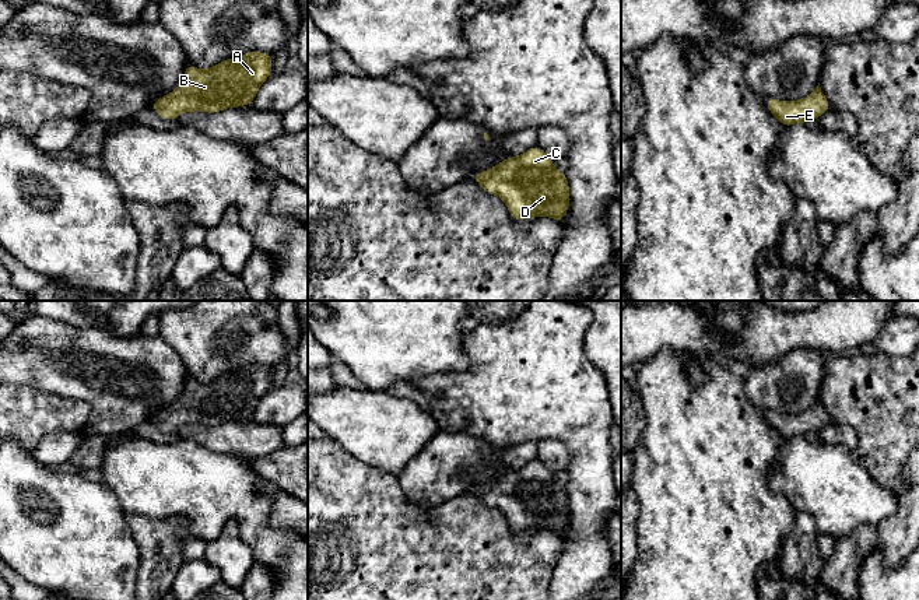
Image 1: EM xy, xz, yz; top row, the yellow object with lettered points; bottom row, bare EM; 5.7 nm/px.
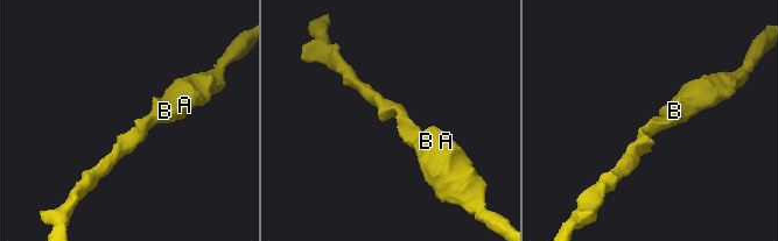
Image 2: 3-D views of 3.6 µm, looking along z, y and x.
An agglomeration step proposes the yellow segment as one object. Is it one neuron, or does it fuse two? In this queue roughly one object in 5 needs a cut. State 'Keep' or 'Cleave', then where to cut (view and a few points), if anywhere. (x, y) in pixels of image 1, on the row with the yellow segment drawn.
Keep. No split

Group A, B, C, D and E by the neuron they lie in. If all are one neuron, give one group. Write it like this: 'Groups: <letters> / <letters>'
Groups: A B C D E

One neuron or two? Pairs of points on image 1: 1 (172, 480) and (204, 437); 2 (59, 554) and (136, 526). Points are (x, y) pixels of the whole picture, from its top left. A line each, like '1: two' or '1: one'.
1: two
2: two

